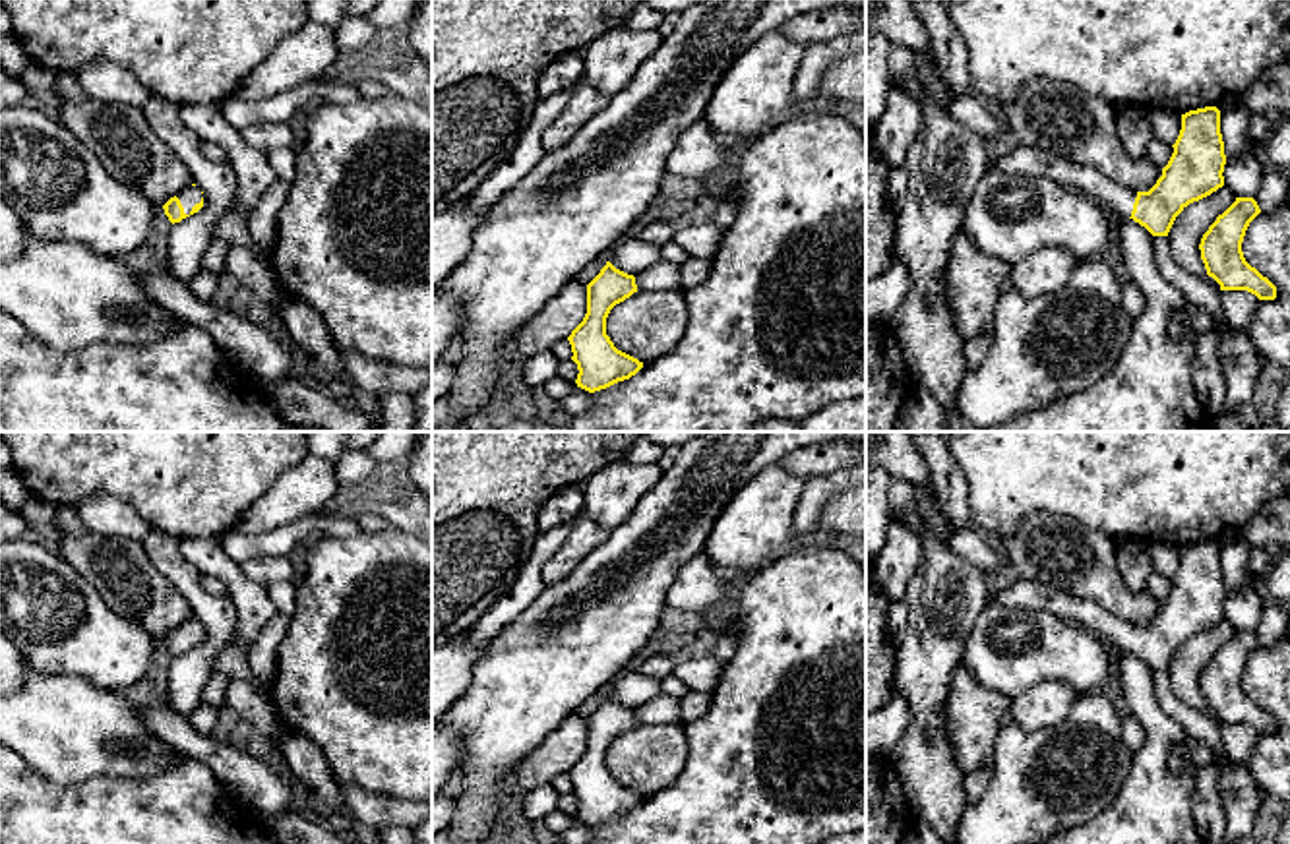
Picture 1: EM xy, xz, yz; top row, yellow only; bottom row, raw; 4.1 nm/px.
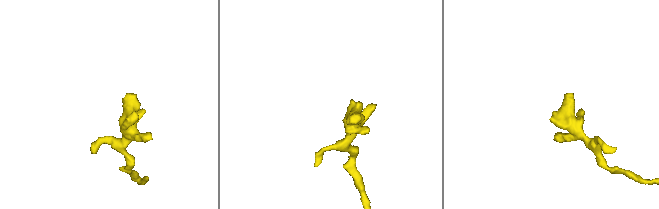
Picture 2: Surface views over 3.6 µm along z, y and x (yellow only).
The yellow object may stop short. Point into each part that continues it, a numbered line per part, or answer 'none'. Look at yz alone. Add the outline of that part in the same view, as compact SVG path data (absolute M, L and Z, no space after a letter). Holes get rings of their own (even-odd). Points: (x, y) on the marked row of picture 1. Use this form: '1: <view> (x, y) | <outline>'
1: yz (1023, 161) | M1021 143L999 161L992 161L992 168L1013 176L1046 176L1061 186L1079 190L1120 217L1131 217L1137 197L1135 190L1116 184L1092 166Z

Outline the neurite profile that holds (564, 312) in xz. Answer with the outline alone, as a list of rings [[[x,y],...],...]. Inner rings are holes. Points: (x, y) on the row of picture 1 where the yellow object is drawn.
[[[568,283],[533,319],[513,337],[509,356],[531,358],[550,350],[583,321],[587,314],[587,285]]]

